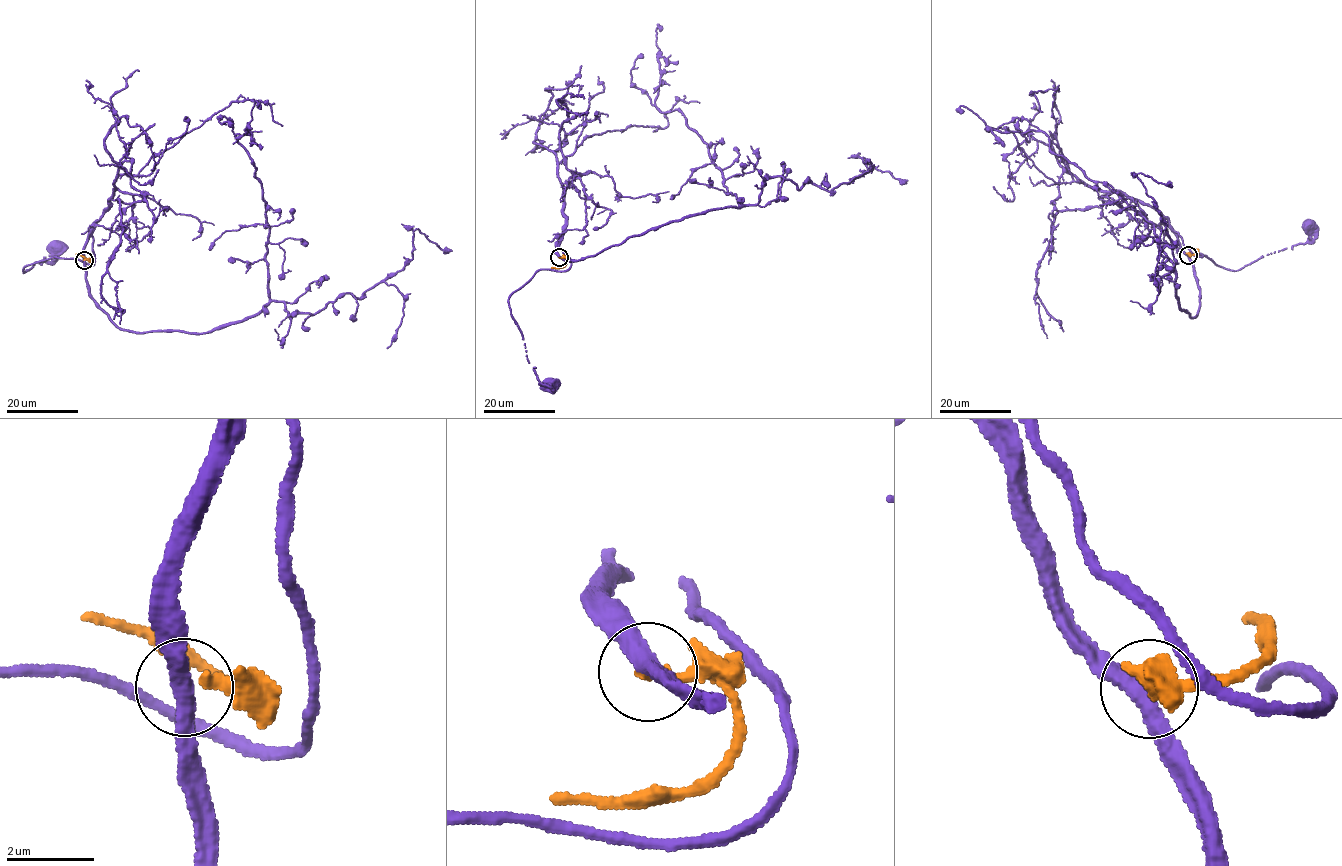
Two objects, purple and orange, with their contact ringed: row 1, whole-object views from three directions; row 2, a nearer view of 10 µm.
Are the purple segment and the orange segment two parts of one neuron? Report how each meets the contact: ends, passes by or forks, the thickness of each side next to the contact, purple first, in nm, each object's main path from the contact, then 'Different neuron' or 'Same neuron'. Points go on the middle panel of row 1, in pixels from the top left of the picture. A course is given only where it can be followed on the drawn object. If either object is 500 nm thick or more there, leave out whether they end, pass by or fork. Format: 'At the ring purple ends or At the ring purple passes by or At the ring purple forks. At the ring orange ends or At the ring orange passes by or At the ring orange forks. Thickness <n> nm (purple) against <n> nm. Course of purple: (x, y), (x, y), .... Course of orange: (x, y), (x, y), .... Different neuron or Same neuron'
At the ring purple passes by. At the ring orange ends. Thickness 380 nm (purple) against 240 nm. Course of purple: (559, 257), (559, 248), (570, 266), (539, 269), (508, 299), (527, 359), (536, 377), (550, 385). Course of orange: (559, 257), (564, 257), (566, 263), (551, 268). Different neuron

